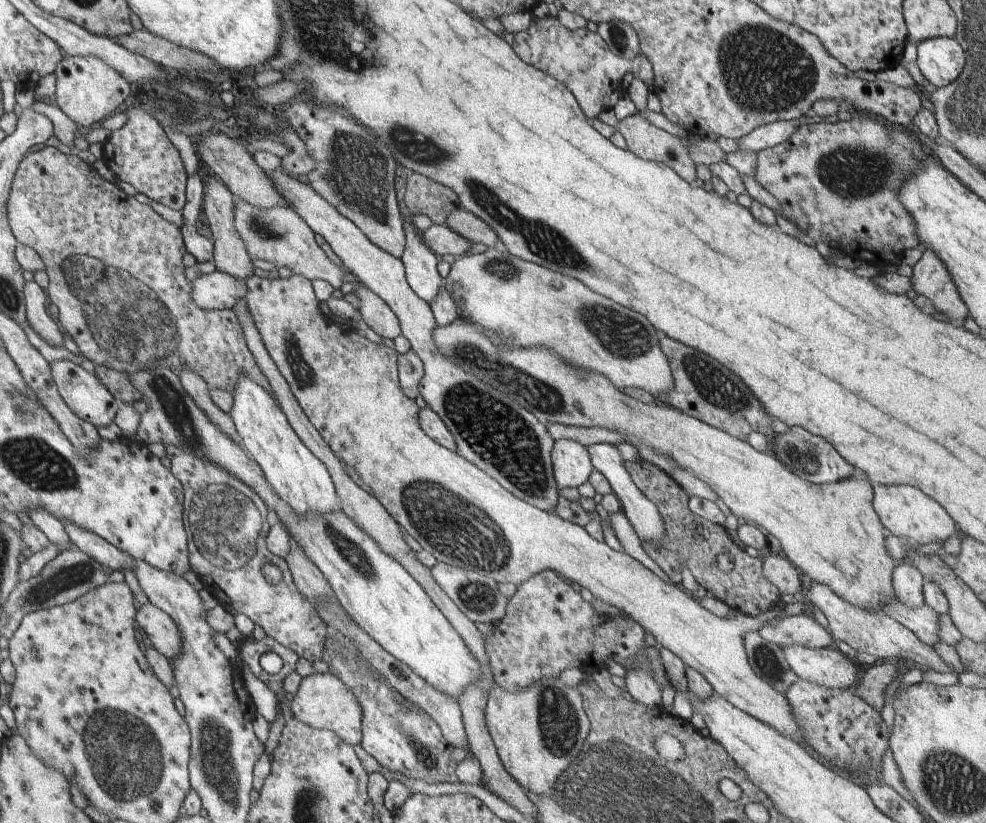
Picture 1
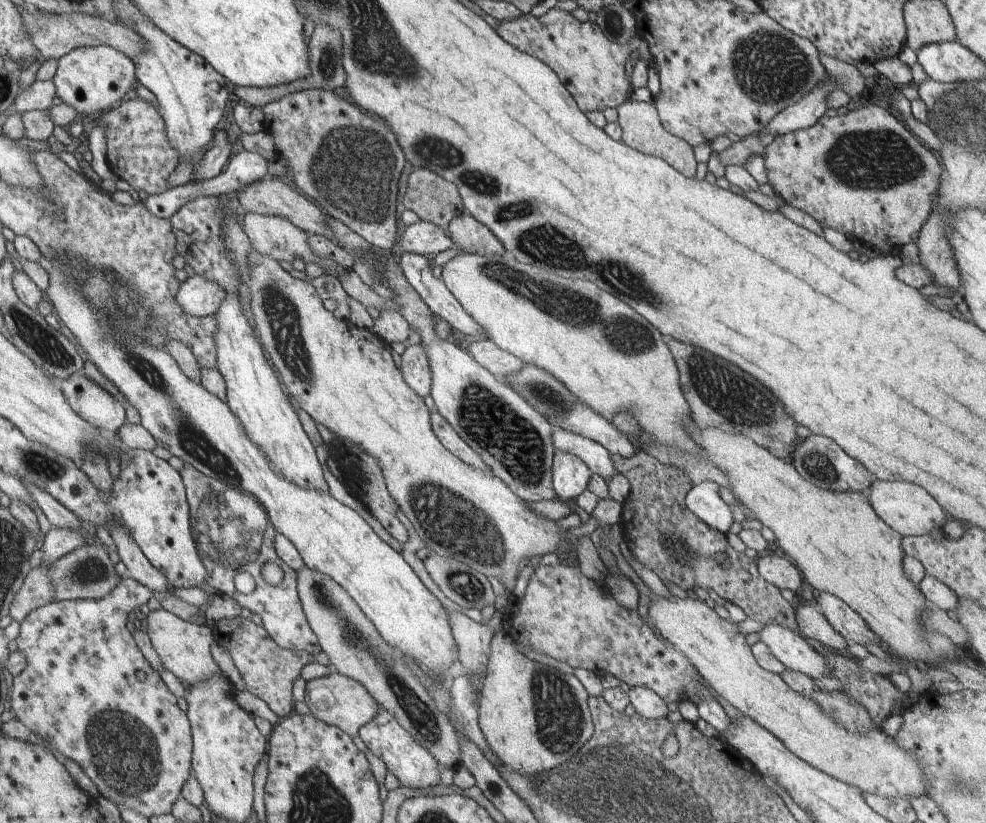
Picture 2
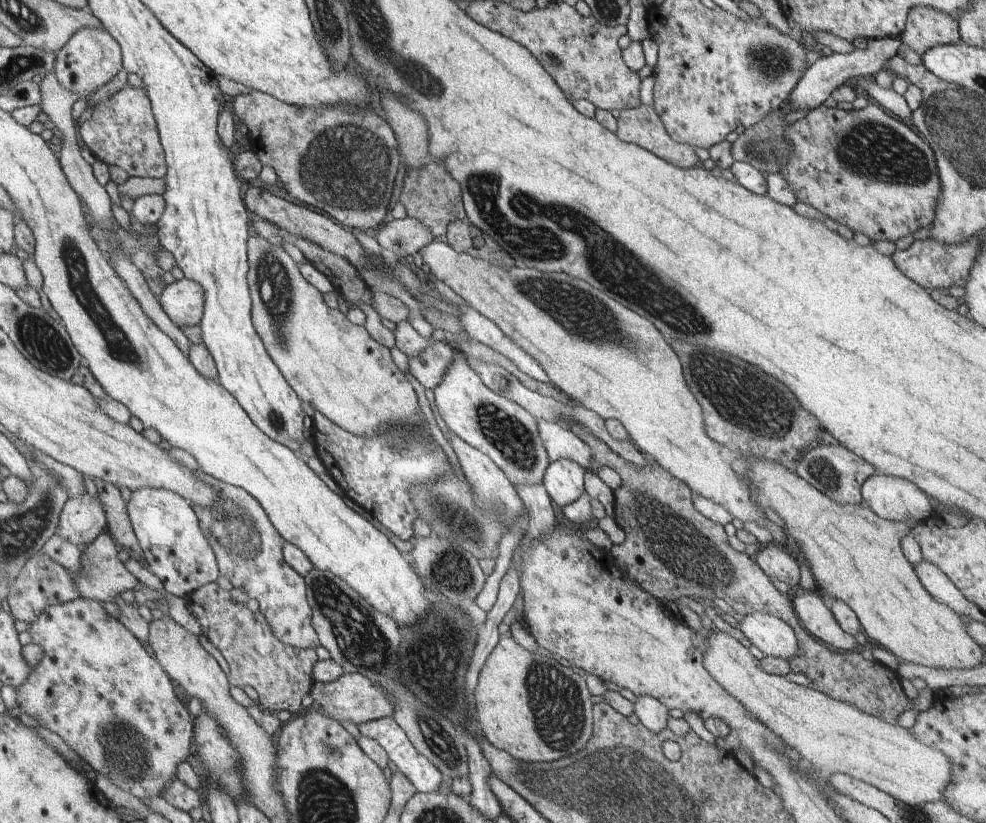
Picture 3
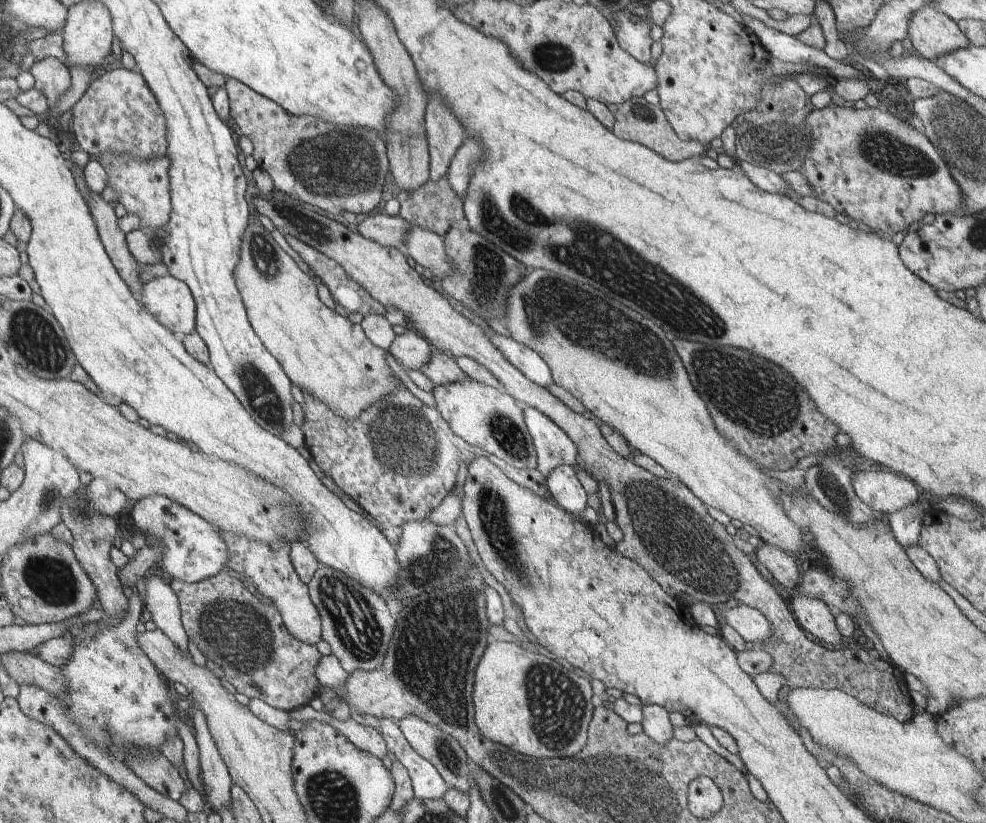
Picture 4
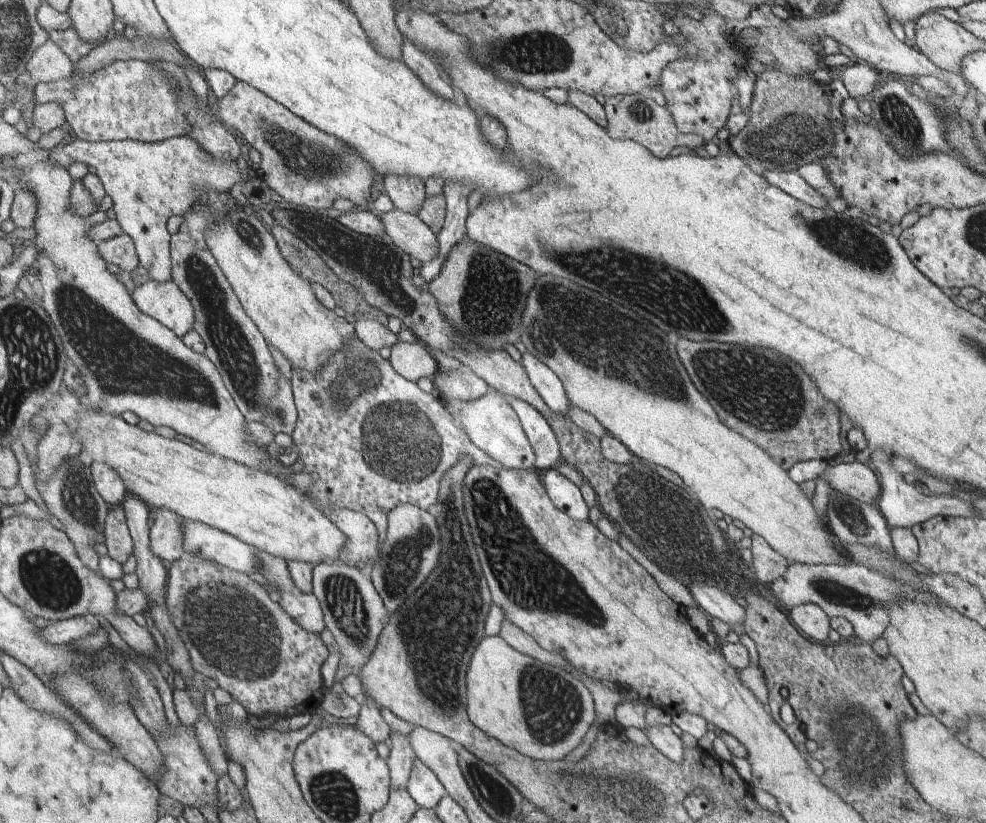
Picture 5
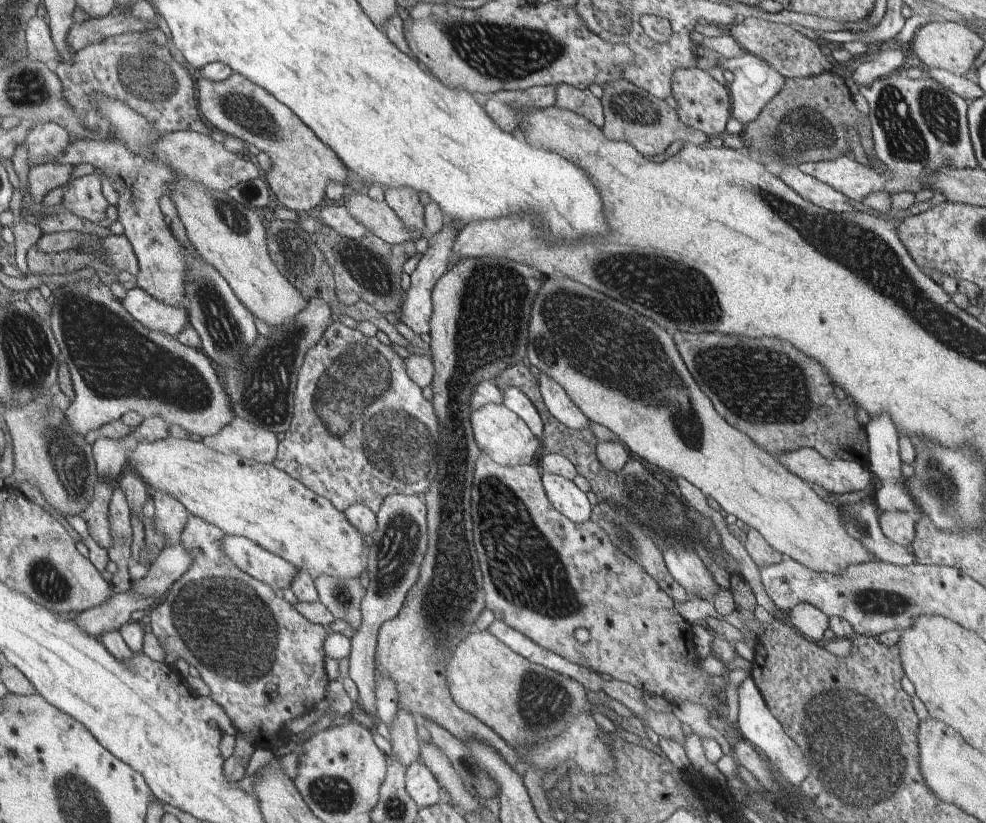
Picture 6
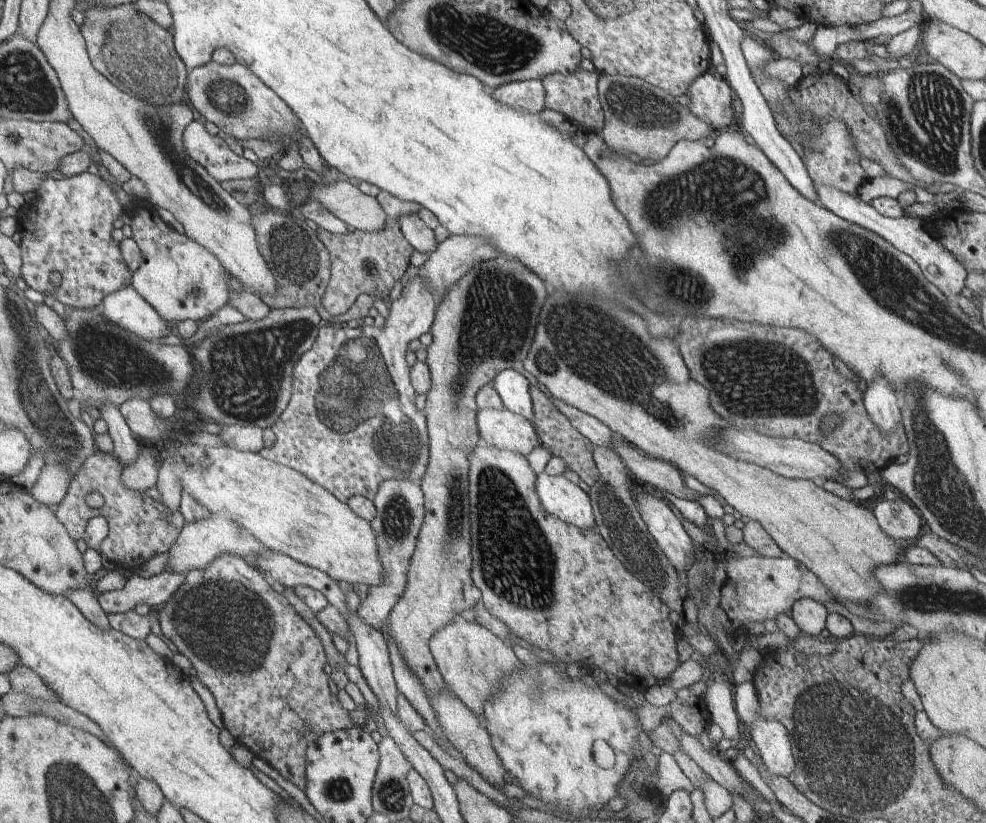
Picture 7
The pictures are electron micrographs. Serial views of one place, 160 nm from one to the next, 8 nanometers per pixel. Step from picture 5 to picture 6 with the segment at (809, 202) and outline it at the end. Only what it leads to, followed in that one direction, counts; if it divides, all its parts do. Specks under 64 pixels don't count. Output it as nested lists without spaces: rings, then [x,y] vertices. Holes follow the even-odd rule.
[[[783,165],[779,178],[791,190],[794,190],[807,202],[812,202],[815,206],[826,208],[828,211],[836,214],[858,212],[848,202],[850,199],[848,196],[844,196],[842,192],[838,192],[838,190],[834,190],[828,184],[820,182],[814,176],[803,174],[796,166],[789,167]]]

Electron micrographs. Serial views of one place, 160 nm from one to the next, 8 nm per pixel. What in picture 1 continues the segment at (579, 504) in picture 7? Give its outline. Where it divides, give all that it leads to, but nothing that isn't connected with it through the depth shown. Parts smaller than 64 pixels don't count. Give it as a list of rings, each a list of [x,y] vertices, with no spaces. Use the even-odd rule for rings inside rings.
[[[574,440],[554,441],[551,460],[558,489],[579,488],[595,470],[586,447]]]

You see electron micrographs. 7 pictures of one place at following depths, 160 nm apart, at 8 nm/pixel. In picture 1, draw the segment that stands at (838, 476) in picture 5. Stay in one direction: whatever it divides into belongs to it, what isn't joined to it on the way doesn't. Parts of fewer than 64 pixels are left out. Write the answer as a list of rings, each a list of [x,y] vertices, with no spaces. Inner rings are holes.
[[[873,484],[873,508],[882,525],[908,544],[944,543],[949,536],[961,535],[948,512],[914,486]]]

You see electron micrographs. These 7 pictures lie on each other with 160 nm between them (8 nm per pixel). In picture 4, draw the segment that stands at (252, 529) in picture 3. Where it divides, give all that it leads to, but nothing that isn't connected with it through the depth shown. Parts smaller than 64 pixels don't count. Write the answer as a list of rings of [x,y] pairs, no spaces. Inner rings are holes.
[[[230,540],[232,563],[227,570],[239,576],[260,597],[266,597],[284,618],[285,626],[297,640],[317,645],[322,640],[322,622],[318,608],[309,596],[309,587],[300,580],[289,558],[292,545],[278,542],[272,547],[262,540]]]

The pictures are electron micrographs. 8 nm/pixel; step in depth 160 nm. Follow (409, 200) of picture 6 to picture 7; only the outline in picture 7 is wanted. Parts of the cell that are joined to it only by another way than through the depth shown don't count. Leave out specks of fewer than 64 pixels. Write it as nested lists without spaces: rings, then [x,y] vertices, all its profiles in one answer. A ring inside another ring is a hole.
[[[337,180],[332,184],[311,184],[309,199],[318,200],[351,230],[380,232],[386,226],[387,215],[376,197],[363,194],[349,181]],[[408,214],[408,216],[400,216],[397,219],[402,235],[406,241],[416,250],[422,254],[432,254],[437,250],[438,240],[436,240],[434,230],[430,229],[428,225],[416,214]]]

